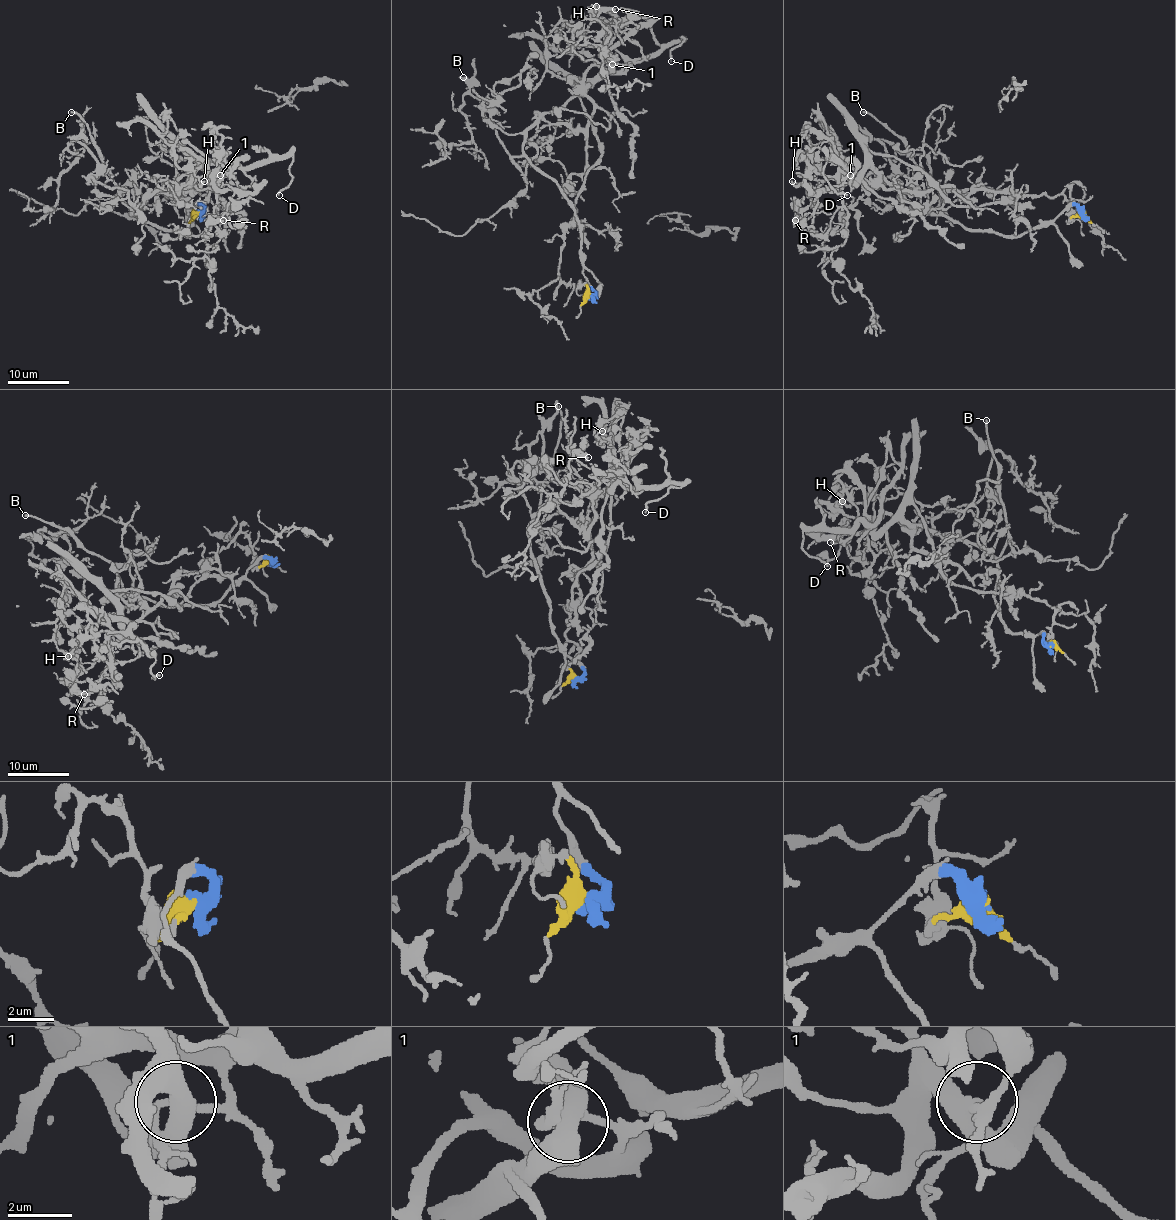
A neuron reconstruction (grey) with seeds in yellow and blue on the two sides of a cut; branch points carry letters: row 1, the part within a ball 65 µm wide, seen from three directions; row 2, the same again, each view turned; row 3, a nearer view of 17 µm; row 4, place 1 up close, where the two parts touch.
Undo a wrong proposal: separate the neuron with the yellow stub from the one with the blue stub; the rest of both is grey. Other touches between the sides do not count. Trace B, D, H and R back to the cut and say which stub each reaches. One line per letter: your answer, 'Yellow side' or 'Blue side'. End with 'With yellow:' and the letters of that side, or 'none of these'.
B: Blue side
D: Yellow side
H: Yellow side
R: Yellow side
With yellow: D, H, R

